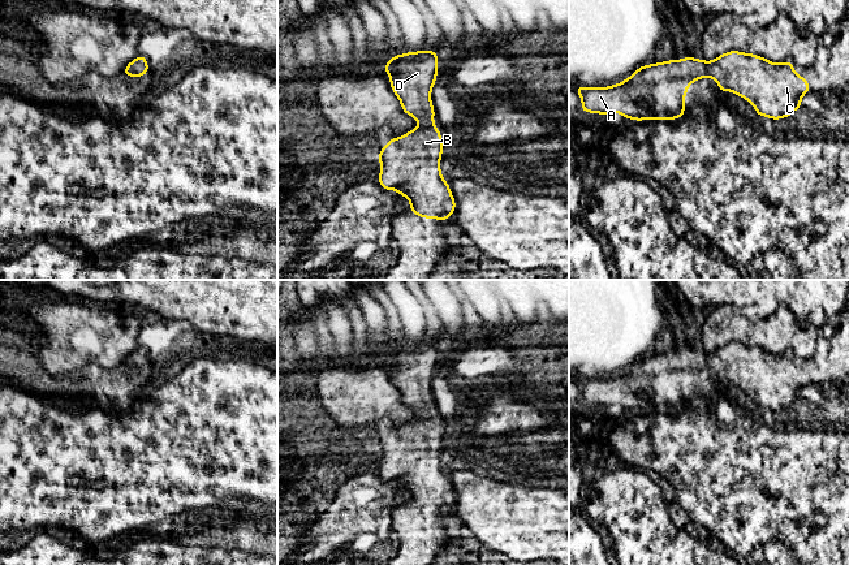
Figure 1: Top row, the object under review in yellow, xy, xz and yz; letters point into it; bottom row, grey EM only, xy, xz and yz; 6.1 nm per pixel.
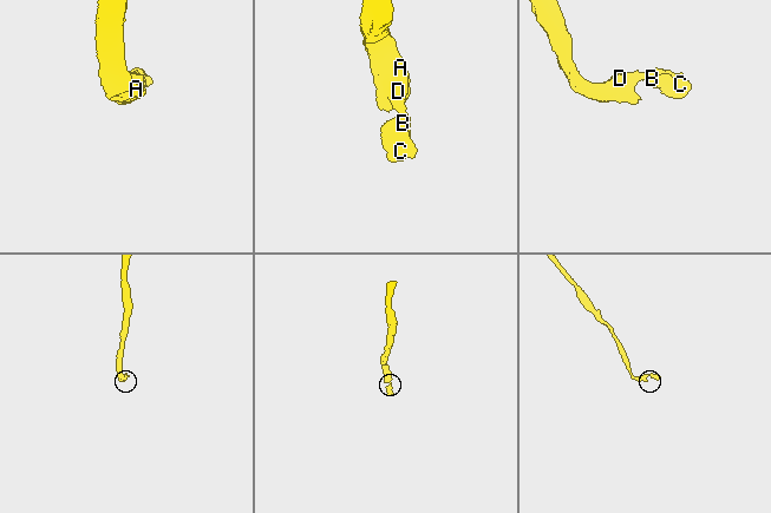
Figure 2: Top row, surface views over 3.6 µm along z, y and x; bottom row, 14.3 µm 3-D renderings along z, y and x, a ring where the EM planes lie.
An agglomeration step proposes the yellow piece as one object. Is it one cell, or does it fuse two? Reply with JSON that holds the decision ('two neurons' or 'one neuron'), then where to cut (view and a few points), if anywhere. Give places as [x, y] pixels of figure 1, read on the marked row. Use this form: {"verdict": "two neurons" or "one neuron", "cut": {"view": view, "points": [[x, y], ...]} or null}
{"verdict": "one neuron", "cut": null}

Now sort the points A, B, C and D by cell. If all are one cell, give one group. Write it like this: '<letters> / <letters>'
A B C D

